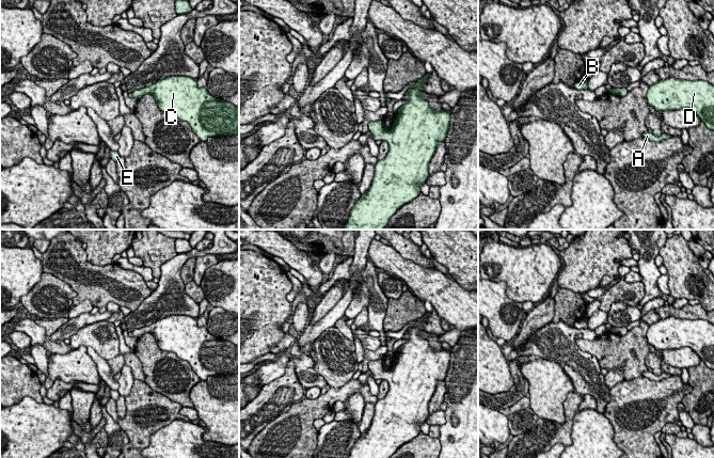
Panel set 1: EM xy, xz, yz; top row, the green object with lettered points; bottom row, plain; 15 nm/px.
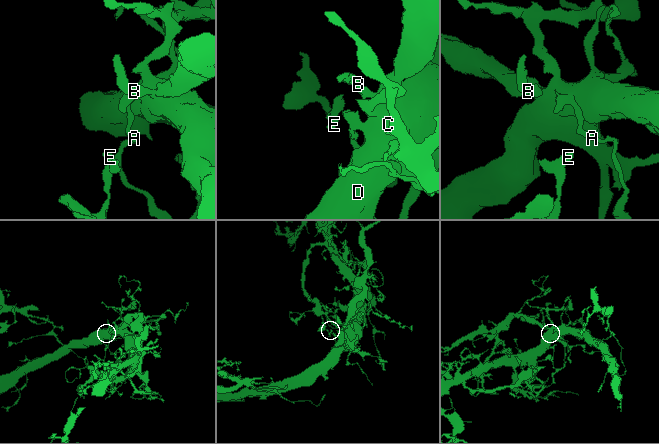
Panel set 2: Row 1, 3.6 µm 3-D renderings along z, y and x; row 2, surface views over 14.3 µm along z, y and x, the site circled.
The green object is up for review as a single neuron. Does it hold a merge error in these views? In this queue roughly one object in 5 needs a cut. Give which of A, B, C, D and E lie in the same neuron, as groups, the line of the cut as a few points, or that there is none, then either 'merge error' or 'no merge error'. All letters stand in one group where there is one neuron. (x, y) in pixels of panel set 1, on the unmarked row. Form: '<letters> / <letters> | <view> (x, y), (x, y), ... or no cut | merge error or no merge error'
A B C D E | no cut | no merge error

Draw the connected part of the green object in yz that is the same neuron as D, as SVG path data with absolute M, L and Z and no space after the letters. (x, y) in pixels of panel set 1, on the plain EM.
M669 316L649 326L646 338L660 351L691 347L709 368L714 369L714 325L708 320Z

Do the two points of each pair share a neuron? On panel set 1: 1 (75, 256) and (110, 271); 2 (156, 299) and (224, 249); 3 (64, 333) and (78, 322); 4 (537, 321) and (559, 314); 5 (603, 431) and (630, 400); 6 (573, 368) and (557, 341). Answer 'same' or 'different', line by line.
1: same
2: same
3: same
4: different
5: different
6: same

